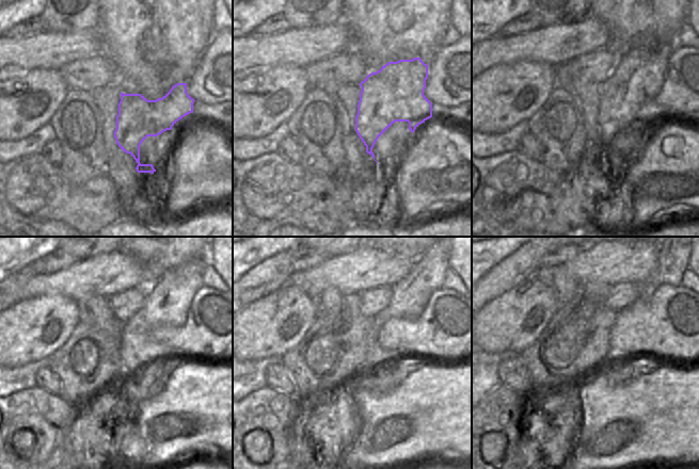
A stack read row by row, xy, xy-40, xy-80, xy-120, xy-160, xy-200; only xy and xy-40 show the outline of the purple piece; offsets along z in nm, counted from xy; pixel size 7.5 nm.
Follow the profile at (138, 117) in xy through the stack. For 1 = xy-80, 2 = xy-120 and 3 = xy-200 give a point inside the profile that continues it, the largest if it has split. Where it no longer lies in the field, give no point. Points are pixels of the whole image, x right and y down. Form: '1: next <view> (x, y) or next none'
1: next xy-80 (629, 94)
2: next xy-120 (167, 302)
3: next xy-200 (672, 261)

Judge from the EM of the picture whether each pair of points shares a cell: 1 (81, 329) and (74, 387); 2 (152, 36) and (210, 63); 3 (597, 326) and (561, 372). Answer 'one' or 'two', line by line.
1: one
2: two
3: one

